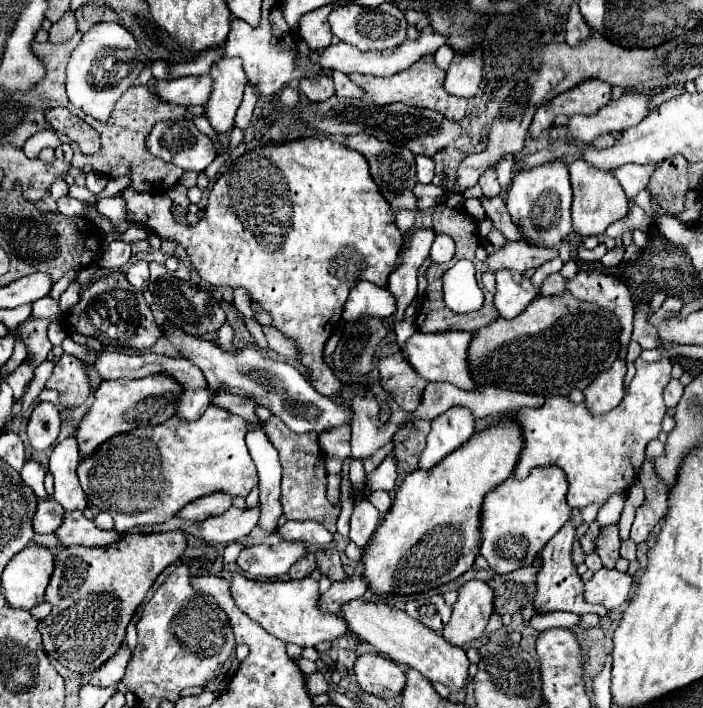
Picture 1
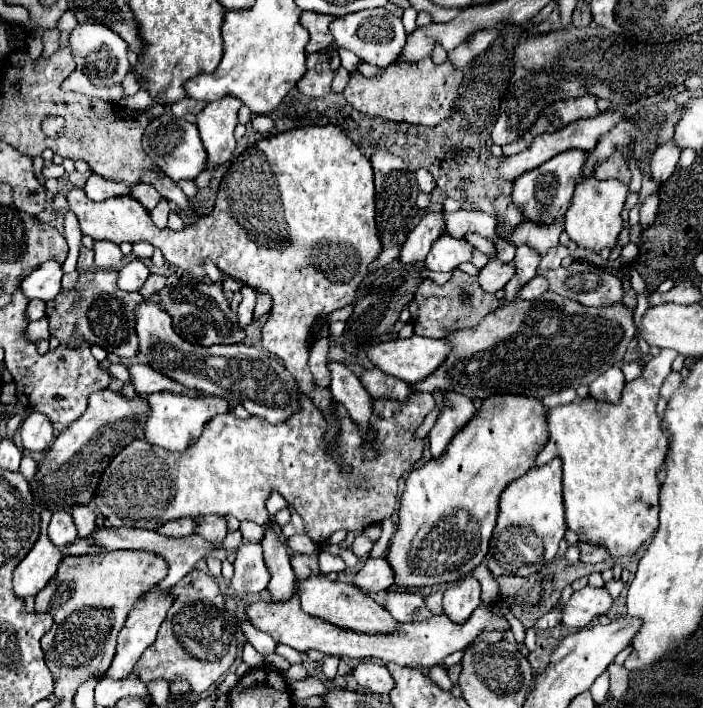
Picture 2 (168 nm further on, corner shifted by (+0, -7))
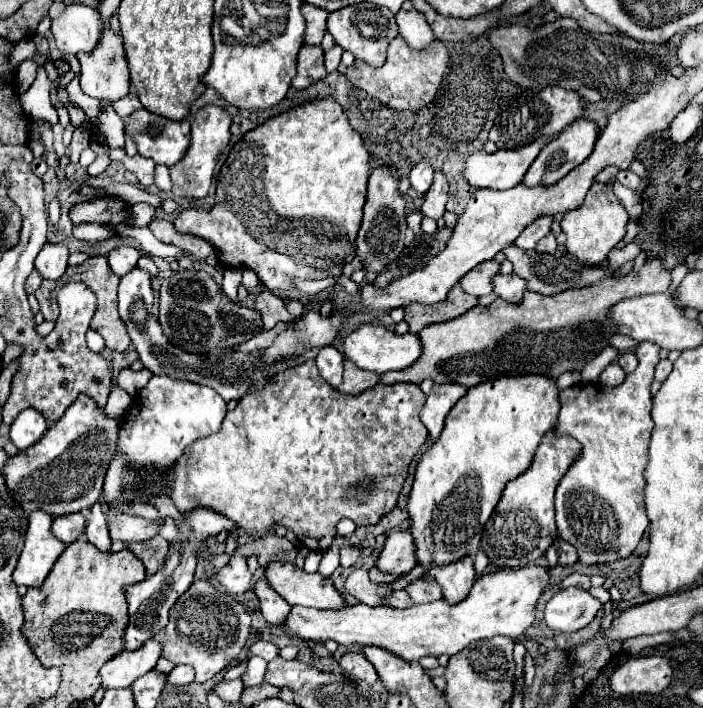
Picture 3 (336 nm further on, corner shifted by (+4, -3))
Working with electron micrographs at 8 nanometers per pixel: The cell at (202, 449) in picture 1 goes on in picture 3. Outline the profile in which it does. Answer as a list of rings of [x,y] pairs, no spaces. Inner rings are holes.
[[[309,359],[277,373],[273,383],[265,389],[247,393],[233,411],[227,411],[221,429],[187,447],[169,473],[129,467],[125,455],[117,453],[105,475],[103,497],[107,505],[125,511],[135,499],[149,505],[153,497],[167,493],[181,513],[207,507],[251,531],[269,531],[271,525],[278,522],[286,529],[293,529],[297,539],[311,551],[323,553],[335,539],[335,525],[343,517],[349,517],[355,525],[375,525],[397,505],[411,459],[429,435],[419,417],[425,401],[427,395],[413,383],[379,383],[359,395],[339,393],[329,387],[319,375],[315,361]]]

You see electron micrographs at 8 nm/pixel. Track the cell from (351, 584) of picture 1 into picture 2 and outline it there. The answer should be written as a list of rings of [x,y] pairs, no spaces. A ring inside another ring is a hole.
[[[385,557],[367,559],[363,569],[355,575],[355,585],[365,593],[387,591],[393,585],[393,569]]]

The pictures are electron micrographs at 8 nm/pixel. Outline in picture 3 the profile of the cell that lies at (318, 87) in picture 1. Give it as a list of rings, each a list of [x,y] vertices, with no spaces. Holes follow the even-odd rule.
[[[303,45],[297,61],[297,75],[293,79],[295,89],[307,89],[309,85],[327,75],[323,65],[323,49],[319,45]]]

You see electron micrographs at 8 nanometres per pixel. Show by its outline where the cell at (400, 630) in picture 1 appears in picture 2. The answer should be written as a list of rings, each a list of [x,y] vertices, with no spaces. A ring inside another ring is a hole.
[[[309,575],[307,579],[299,579],[295,583],[295,591],[305,613],[325,619],[333,625],[341,625],[343,629],[355,629],[359,633],[391,633],[399,625],[389,617],[389,613],[385,613],[381,605],[377,605],[369,595],[359,591],[355,585],[347,585],[343,581],[329,581],[325,575],[323,577]]]

